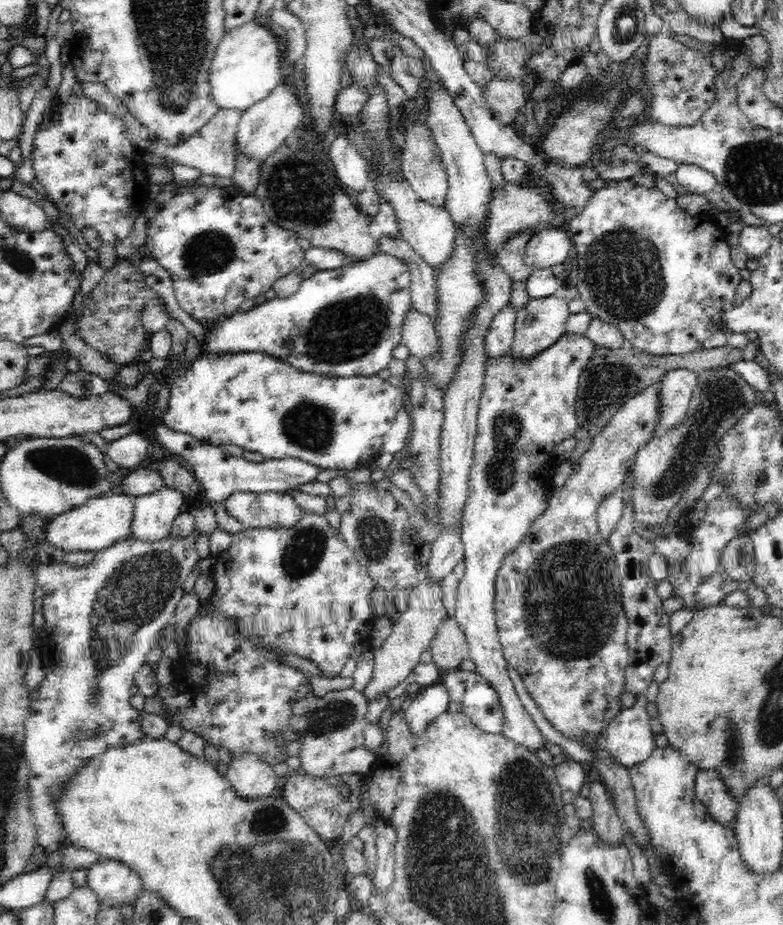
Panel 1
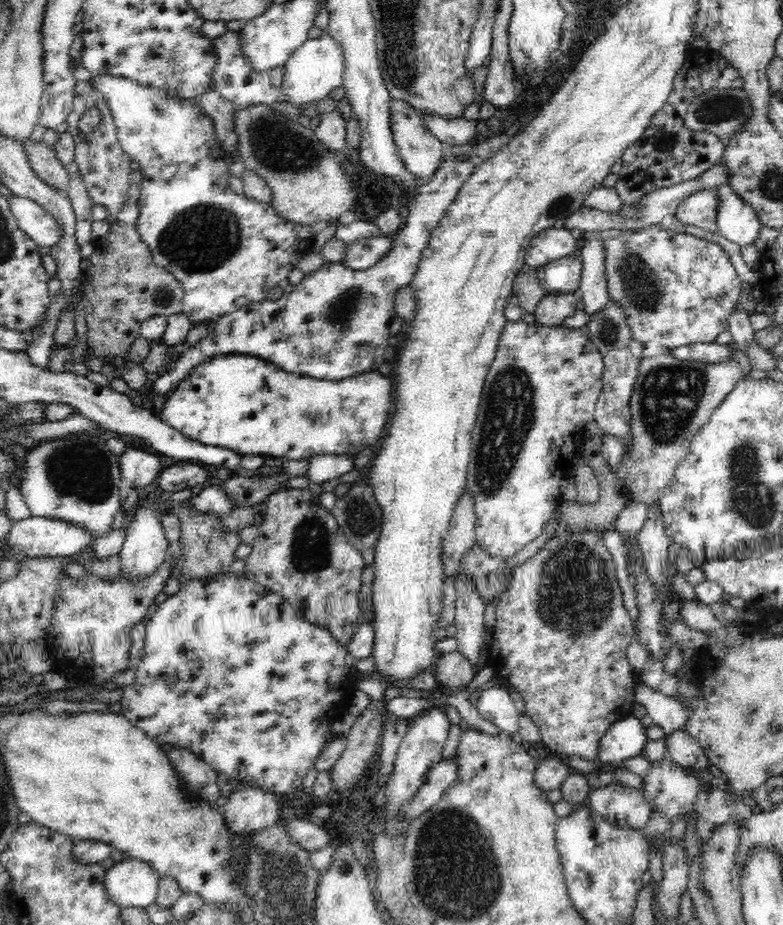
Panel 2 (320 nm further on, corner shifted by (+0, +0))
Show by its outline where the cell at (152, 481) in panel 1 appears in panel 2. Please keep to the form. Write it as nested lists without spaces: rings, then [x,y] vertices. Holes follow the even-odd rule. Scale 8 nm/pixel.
[[[176,464],[170,468],[164,468],[159,474],[159,486],[164,492],[178,492],[193,486],[205,486],[210,478],[208,469],[198,464]]]

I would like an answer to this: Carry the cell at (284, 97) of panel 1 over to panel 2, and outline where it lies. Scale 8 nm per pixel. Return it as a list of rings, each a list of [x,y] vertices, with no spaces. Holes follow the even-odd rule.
[[[323,32],[320,38],[306,40],[283,65],[284,80],[281,83],[282,95],[286,105],[292,109],[304,110],[306,104],[321,102],[329,97],[330,93],[338,86],[342,86],[344,57],[339,43],[334,38],[328,37]]]

